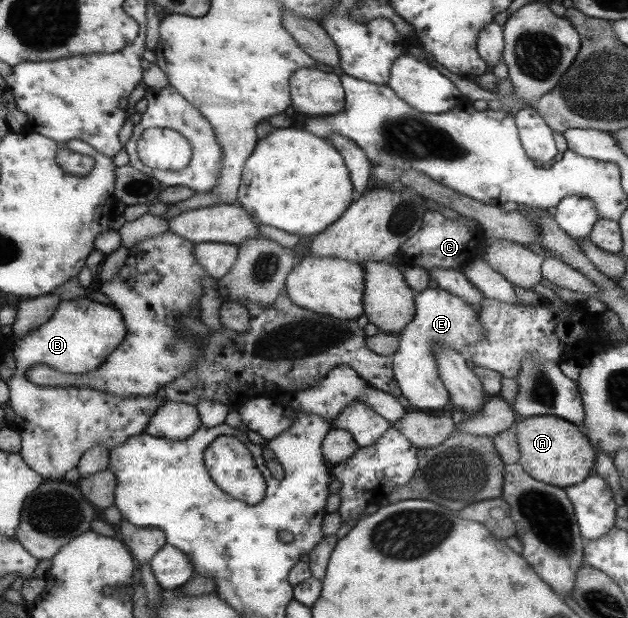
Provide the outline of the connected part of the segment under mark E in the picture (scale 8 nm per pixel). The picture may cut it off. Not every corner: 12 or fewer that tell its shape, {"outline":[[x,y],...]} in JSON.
{"outline":[[440,287],[416,294],[393,372],[418,411],[448,404],[435,352],[485,334],[479,311]]}

